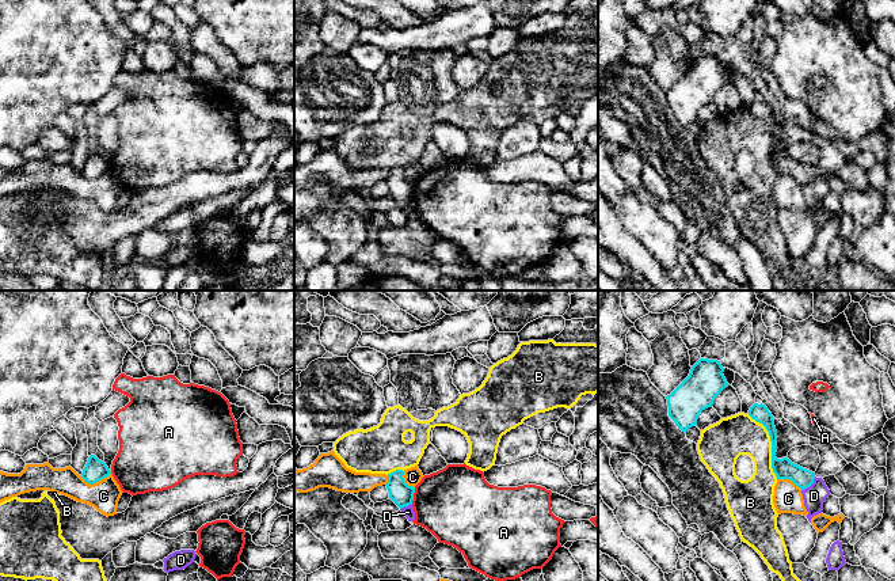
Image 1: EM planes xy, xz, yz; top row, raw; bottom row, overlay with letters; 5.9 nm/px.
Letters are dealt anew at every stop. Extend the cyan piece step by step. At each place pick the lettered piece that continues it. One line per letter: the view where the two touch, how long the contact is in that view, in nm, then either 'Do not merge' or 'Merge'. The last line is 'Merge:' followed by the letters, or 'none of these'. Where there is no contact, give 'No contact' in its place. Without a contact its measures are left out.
A: Touches cyan in xz. Shared border 100 nm. Do not merge
B: Touches cyan in yz. Shared border 420 nm. Do not merge
C: Touches cyan in xy. Shared border 190 nm. Do not merge
D: Touches cyan in yz. Shared border 120 nm. Do not merge
Merge: none of these

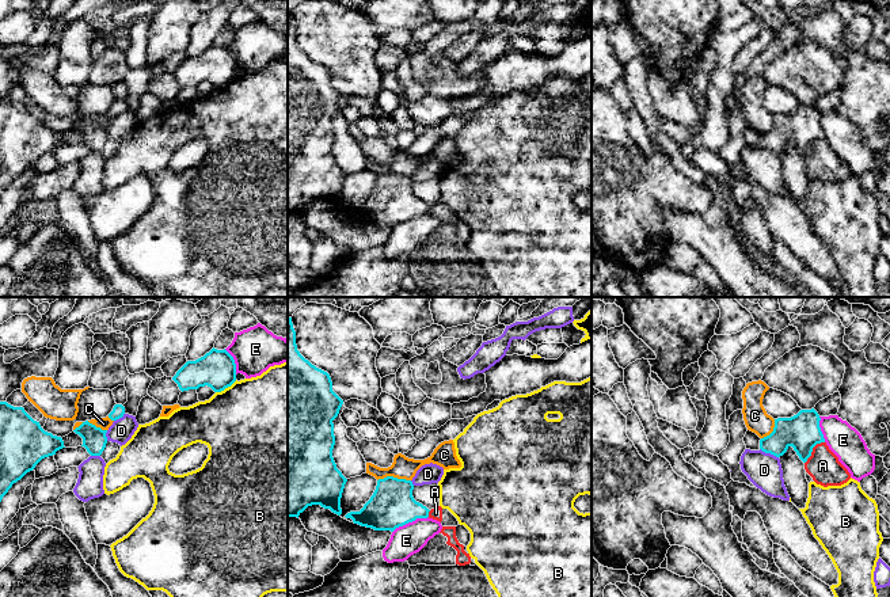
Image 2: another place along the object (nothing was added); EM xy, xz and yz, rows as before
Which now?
A: Touches cyan in yz. Shared border 180 nm. Do not merge
B: Touches cyan in xy. Shared border 150 nm. Do not merge
C: Touches cyan in xz. Shared border 200 nm. Do not merge
D: Touches cyan in yz. Shared border 130 nm. Do not merge
E: Touches cyan in xz. Shared border 240 nm. Do not merge
Merge: none of these

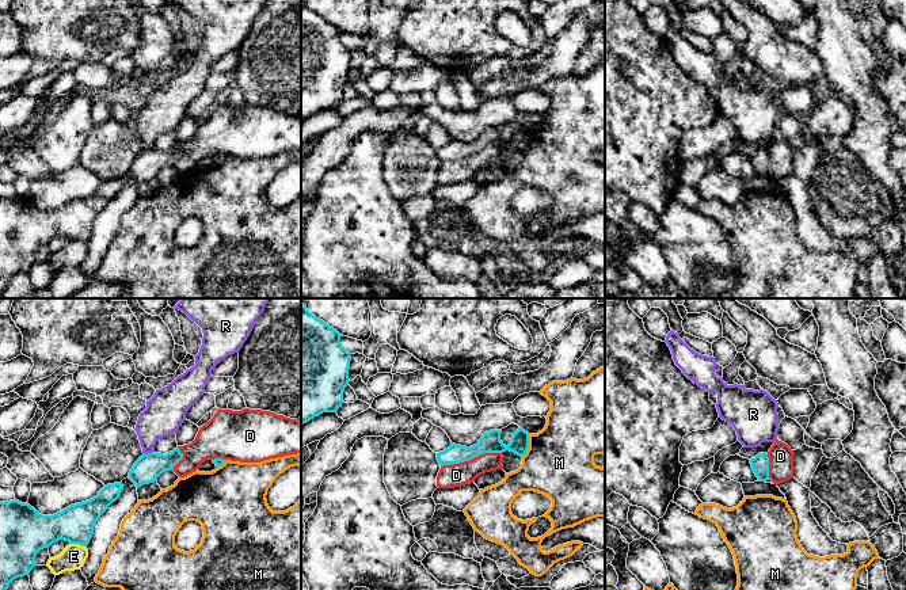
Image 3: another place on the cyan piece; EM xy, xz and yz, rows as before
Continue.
D: Touches cyan in xz. Shared border 380 nm. Do not merge
E: Touches cyan in xy. Shared border 100 nm. Do not merge
M: Touches cyan in xz. Shared border 140 nm. Do not merge
R: Touches cyan in xy. Shared border 70 nm. Do not merge
Merge: none of these

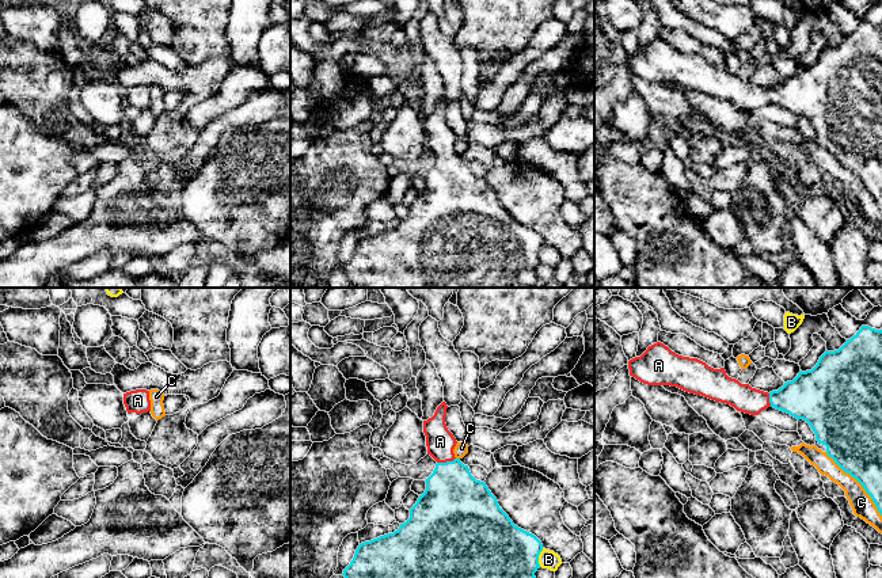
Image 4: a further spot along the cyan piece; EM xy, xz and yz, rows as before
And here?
A: Touches cyan in xz. Shared border 120 nm. Merge
B: Touches cyan in xz. Shared border 110 nm. Do not merge
C: Touches cyan in yz. Shared border 500 nm. Do not merge
Merge: A

